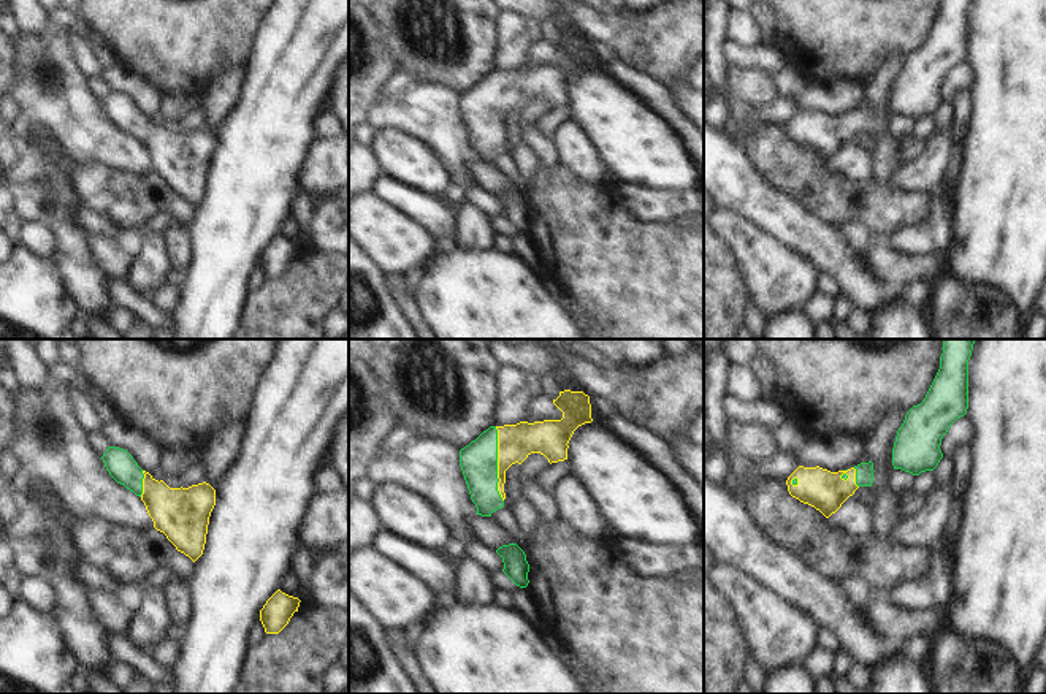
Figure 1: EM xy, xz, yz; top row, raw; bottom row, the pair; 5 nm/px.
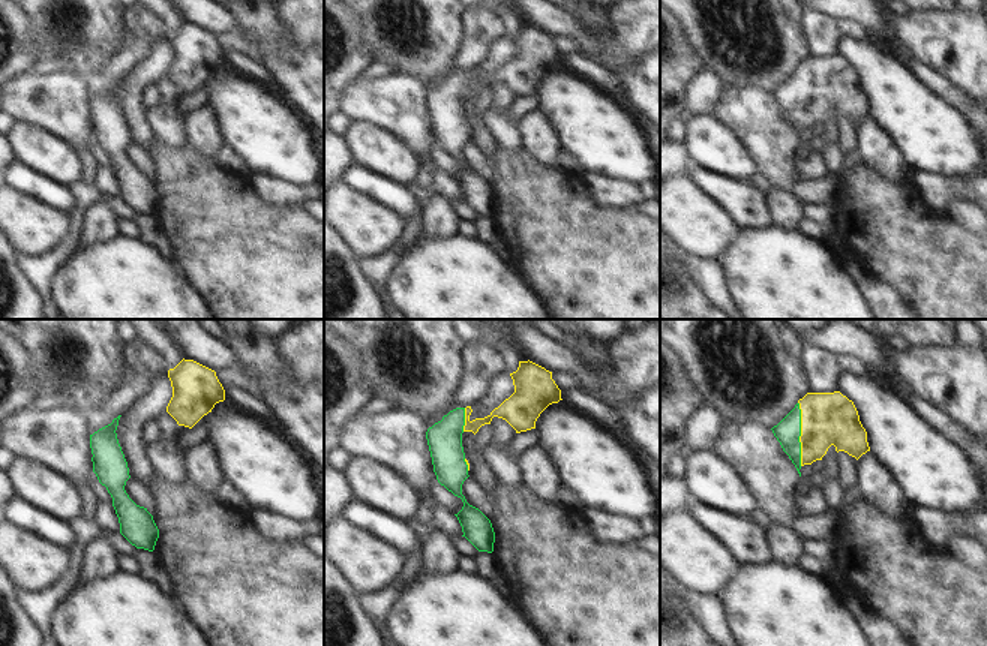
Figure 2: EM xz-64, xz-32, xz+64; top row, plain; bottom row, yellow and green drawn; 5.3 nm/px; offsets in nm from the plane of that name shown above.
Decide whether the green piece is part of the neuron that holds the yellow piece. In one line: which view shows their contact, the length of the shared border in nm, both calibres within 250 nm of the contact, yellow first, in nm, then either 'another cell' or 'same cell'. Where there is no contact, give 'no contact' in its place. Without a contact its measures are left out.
xz | 380 nm | 180/190 nm | same cell

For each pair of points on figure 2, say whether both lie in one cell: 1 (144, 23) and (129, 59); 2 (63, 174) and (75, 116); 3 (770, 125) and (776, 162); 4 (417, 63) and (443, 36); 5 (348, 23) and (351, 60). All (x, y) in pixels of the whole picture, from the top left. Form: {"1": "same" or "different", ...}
{"1": "same", "2": "different", "3": "same", "4": "same", "5": "same"}

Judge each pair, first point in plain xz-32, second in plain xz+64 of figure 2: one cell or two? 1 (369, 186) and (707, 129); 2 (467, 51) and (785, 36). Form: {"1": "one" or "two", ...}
{"1": "two", "2": "two"}

